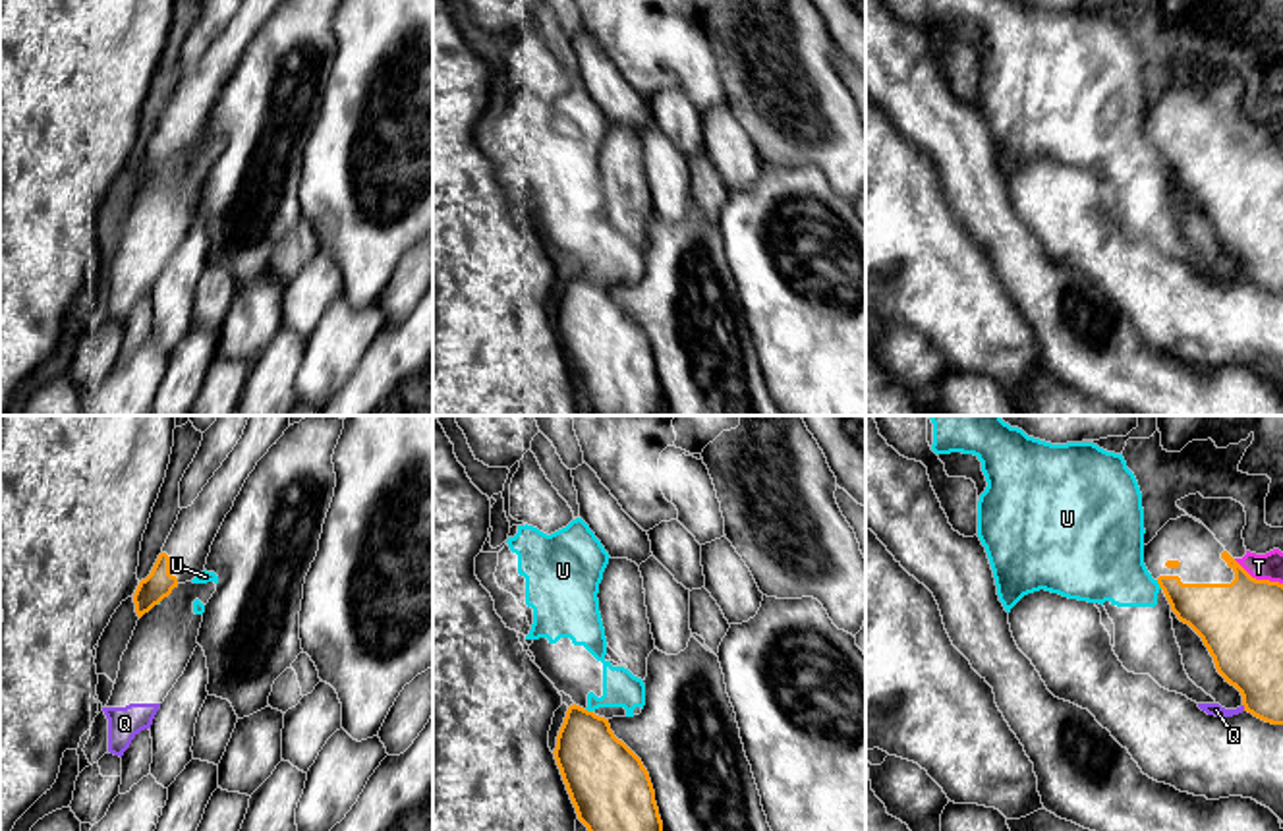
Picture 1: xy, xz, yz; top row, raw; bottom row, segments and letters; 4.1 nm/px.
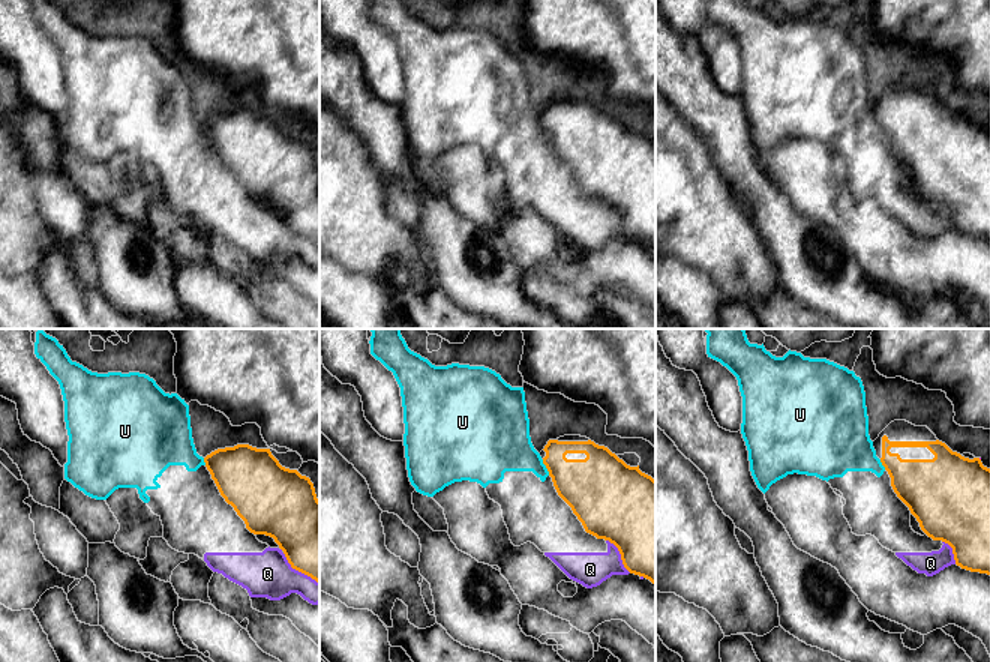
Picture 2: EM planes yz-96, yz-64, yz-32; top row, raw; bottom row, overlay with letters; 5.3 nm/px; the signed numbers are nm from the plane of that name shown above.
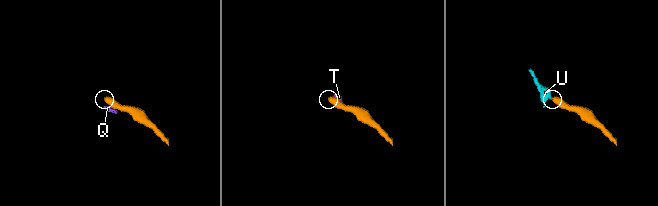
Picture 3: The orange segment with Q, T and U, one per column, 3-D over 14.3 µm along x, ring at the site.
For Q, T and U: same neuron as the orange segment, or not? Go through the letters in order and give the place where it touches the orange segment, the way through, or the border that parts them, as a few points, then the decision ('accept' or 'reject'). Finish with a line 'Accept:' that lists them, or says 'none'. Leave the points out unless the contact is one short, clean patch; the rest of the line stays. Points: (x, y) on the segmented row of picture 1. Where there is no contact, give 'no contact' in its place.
Q: yz (1245, 708) | reject
T: yz (1258, 580) | reject
U: yz (1158, 582) | along yz (1156, 580), (1162, 588) | reject
Accept: none

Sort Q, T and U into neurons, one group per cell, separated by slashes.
Q / T / U

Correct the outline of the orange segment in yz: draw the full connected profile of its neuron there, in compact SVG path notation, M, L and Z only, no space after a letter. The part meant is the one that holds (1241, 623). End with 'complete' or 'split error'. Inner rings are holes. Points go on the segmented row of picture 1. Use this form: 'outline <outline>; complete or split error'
outline M1186 514L1169 520L1144 545L1144 564L1177 618L1202 638L1217 673L1240 692L1244 711L1283 725L1283 584L1252 578L1204 524Z; split error

